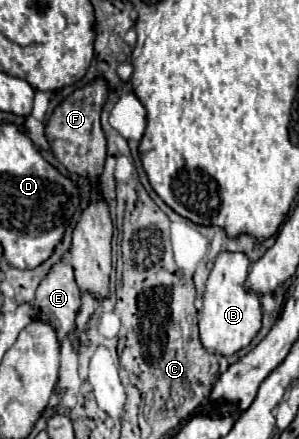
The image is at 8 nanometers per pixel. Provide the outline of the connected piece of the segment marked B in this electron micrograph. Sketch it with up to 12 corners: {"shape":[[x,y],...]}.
{"shape":[[221,252],[199,316],[217,356],[247,348],[261,328],[259,296],[245,292],[249,258]]}

